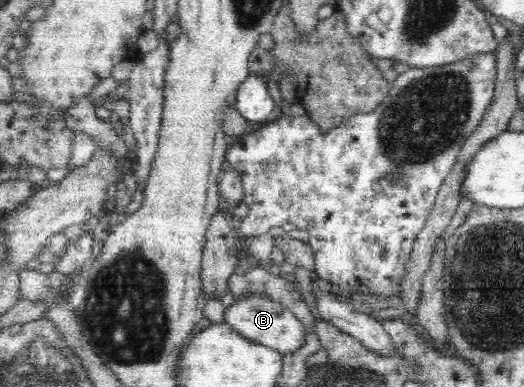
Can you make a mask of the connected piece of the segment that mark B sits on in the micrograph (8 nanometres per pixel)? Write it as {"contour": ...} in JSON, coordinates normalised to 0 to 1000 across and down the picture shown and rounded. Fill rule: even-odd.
{"contour":[[[483,757],[460,765],[433,793],[424,832],[435,837],[460,868],[490,889],[523,899],[540,915],[565,907],[580,886],[578,873],[584,863],[580,837],[567,827],[567,819],[550,796],[544,796],[542,786],[532,786],[506,762],[485,762]]]}

